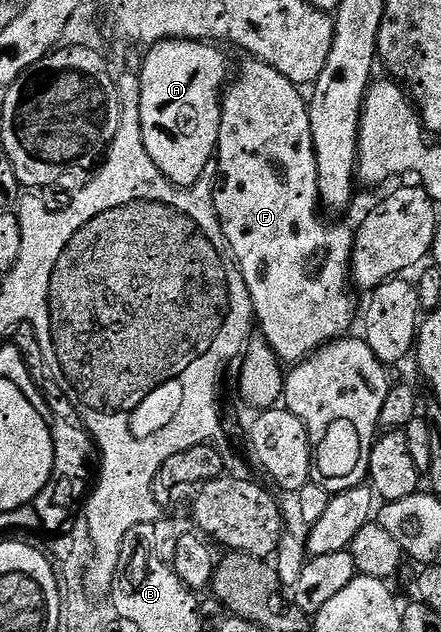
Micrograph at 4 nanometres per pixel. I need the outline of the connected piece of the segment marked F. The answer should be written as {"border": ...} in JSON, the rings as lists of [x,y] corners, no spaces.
{"border":[[[247,59],[239,78],[232,80],[224,88],[221,94],[223,110],[221,111],[221,127],[219,128],[219,148],[217,150],[217,165],[219,161],[219,190],[213,193],[215,202],[215,214],[219,217],[219,226],[227,240],[227,248],[231,250],[231,256],[239,264],[241,275],[247,284],[247,290],[253,303],[257,329],[264,340],[267,341],[272,351],[276,353],[283,363],[298,363],[305,360],[311,353],[316,353],[323,345],[339,338],[348,336],[352,332],[351,320],[356,320],[355,301],[351,298],[352,290],[349,288],[349,268],[351,266],[351,248],[355,242],[355,234],[352,226],[330,225],[319,218],[321,214],[321,202],[319,200],[319,180],[317,179],[317,163],[313,151],[313,133],[309,127],[309,111],[307,110],[308,98],[301,94],[300,86],[294,85],[281,71],[269,67],[264,61]]]}

